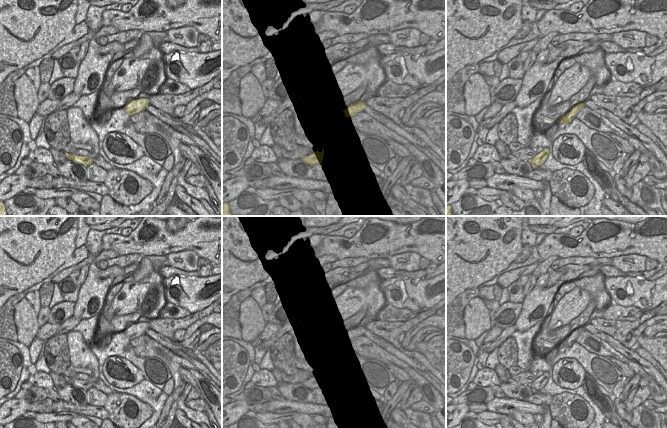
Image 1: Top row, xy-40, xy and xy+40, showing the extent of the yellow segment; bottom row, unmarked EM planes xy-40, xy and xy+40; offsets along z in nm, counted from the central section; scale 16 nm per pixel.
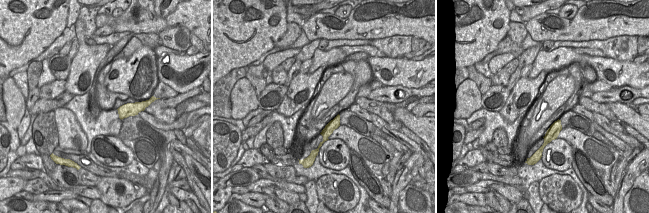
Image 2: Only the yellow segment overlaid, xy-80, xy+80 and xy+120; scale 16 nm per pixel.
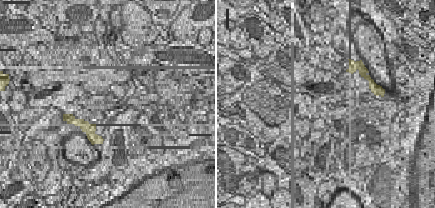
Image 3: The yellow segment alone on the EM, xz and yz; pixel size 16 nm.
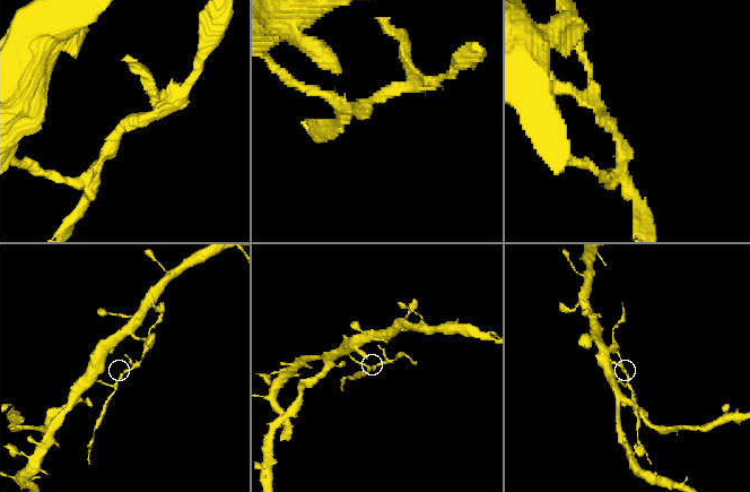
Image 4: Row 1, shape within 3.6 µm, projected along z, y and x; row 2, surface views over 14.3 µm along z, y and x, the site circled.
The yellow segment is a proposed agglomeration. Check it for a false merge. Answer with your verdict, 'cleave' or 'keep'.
cleave

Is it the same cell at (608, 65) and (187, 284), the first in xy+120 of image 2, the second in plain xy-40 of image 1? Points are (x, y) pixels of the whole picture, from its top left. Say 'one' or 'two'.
one

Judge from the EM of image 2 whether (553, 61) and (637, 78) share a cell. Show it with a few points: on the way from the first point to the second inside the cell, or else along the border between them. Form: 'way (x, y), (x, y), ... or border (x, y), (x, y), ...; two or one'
way (574, 59), (590, 60), (610, 67), (616, 72); one

